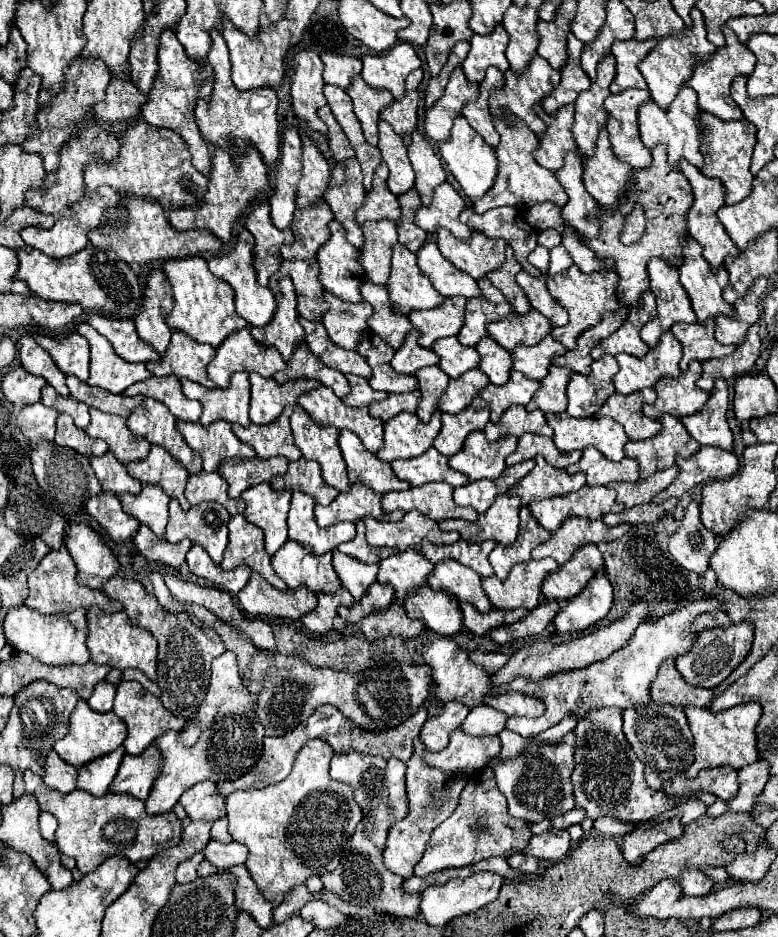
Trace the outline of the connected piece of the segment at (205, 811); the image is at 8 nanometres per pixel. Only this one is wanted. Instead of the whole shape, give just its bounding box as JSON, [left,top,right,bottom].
[181,782,223,820]

